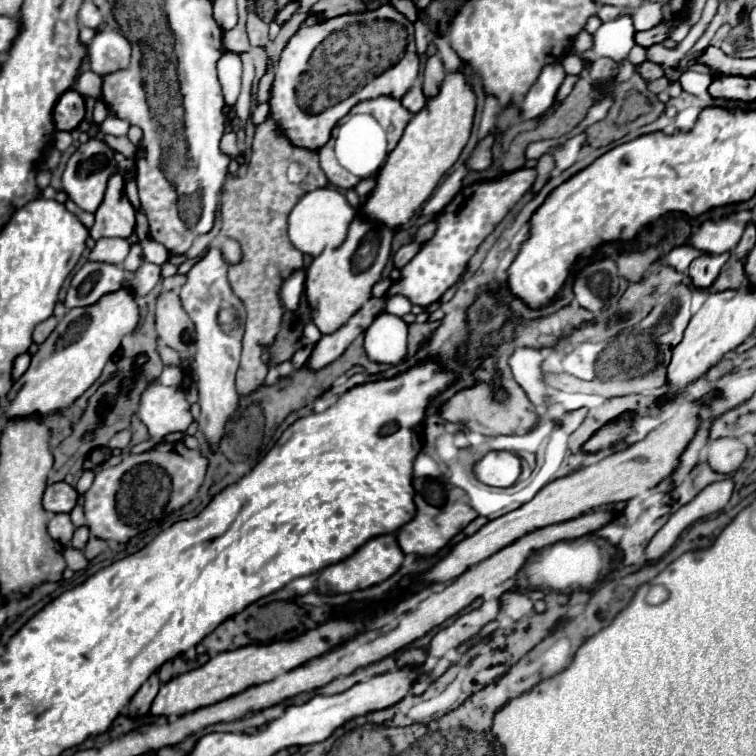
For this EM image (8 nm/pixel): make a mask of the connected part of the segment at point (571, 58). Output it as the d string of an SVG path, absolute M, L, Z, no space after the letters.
M568 54L562 60L562 66L568 68L568 74L580 74L582 72L582 60L576 54Z

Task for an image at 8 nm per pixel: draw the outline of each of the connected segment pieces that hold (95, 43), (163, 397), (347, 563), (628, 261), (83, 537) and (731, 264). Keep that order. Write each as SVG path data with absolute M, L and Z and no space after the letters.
M102 30L88 44L88 58L92 70L100 76L126 68L130 64L130 54L132 54L132 46L116 30Z
M160 382L148 386L142 394L138 414L152 436L152 440L142 444L142 450L150 450L170 432L186 432L186 428L194 422L184 392L178 388L166 388Z
M394 534L376 536L376 538L368 540L368 544L358 548L358 552L354 552L350 558L320 570L320 574L318 574L318 592L322 592L322 594L346 594L346 592L370 588L374 584L380 584L380 582L388 580L400 568L402 560L404 560L404 552L402 552L400 544L396 544Z
M648 248L646 252L632 252L632 254L622 254L616 264L618 272L624 280L628 282L640 282L648 266L652 266L658 258L662 256L660 248Z
M76 528L74 538L72 538L72 548L84 550L84 546L86 546L86 542L88 542L88 536L90 536L88 528Z
M730 258L724 268L720 270L720 276L714 280L714 284L710 286L710 292L724 292L728 288L744 288L744 284L748 284L746 276L744 276L744 268L742 268L742 260L738 258Z

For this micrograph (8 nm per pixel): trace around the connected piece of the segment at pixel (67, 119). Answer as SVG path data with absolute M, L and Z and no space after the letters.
M76 90L64 92L54 108L54 124L56 130L74 130L84 120L86 114L86 100Z

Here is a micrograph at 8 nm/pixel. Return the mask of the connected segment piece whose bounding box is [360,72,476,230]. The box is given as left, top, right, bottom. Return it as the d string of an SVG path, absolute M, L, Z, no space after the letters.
M460 72L446 74L438 96L430 98L426 106L412 116L400 142L380 166L376 186L360 204L360 208L364 208L364 216L372 216L372 220L380 220L380 224L388 224L392 230L404 226L430 198L444 172L458 160L470 138L474 110L476 98L466 84L466 78Z

